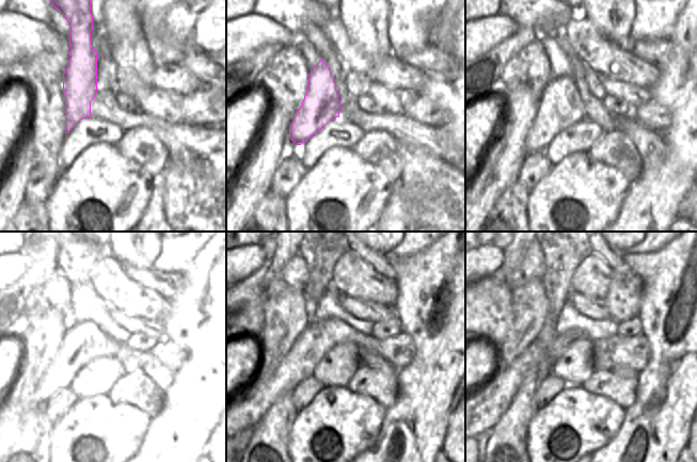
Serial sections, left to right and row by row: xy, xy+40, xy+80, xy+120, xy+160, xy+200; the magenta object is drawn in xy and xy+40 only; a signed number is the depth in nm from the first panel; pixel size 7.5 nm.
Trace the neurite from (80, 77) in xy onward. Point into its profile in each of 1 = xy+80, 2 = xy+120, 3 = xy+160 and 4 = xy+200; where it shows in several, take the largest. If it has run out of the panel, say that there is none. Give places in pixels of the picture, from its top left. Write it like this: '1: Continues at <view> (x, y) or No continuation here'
1: Continues at xy+80 (560, 106)
2: Continues at xy+120 (83, 338)
3: Continues at xy+160 (248, 405)
4: Continues at xy+200 (487, 404).

